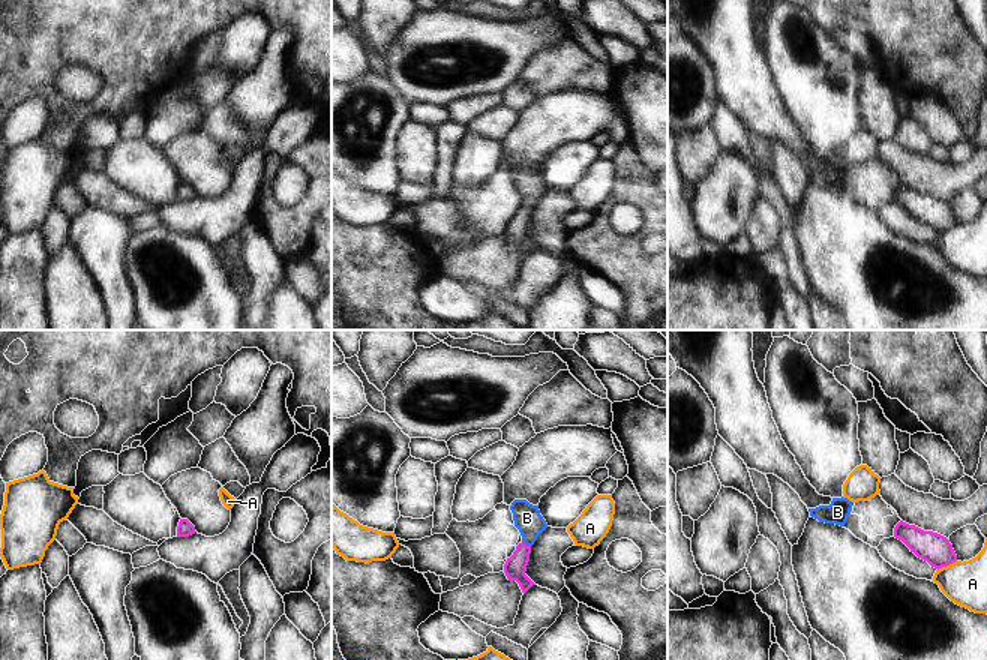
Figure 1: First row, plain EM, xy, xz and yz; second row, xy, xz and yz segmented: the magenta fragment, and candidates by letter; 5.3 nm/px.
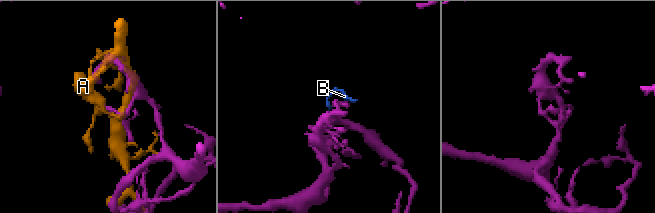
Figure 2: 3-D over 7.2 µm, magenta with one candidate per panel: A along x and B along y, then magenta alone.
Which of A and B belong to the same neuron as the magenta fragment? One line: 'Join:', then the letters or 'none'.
Join: B

